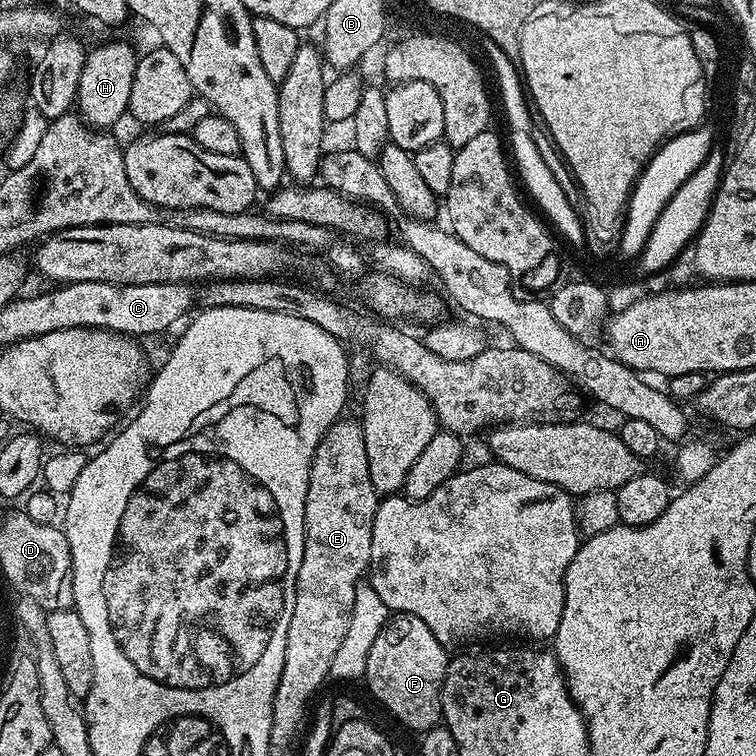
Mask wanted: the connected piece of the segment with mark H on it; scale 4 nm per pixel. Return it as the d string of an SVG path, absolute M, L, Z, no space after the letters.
M108 40L97 48L87 49L82 78L78 78L75 107L89 128L112 130L120 119L125 119L130 102L130 82L134 82L137 59L138 52L122 40Z

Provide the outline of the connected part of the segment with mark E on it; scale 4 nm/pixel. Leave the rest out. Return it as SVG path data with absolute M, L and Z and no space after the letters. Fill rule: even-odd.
M341 418L328 428L327 434L322 436L315 453L312 455L310 478L307 484L306 514L304 515L304 549L302 550L302 562L298 566L298 578L296 579L296 597L294 598L294 614L290 614L290 630L286 630L286 658L282 666L282 678L278 678L278 690L274 694L272 703L272 729L270 730L270 745L273 749L284 748L292 740L292 735L300 728L300 719L304 716L304 711L308 708L308 699L320 688L323 680L329 679L331 663L338 648L342 646L342 640L349 629L350 618L354 610L355 590L365 579L368 563L370 562L370 538L374 530L374 514L379 504L380 497L373 488L370 480L369 463L366 457L366 444L363 427L356 421Z

